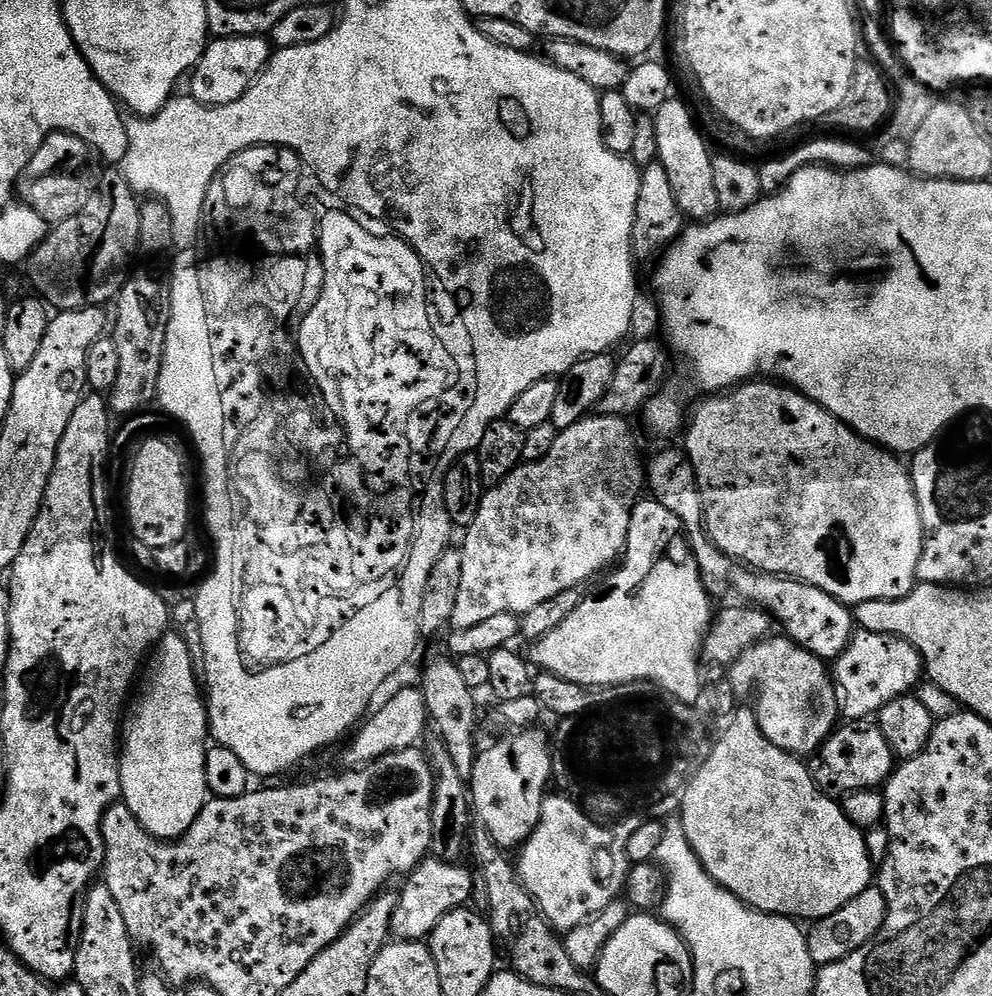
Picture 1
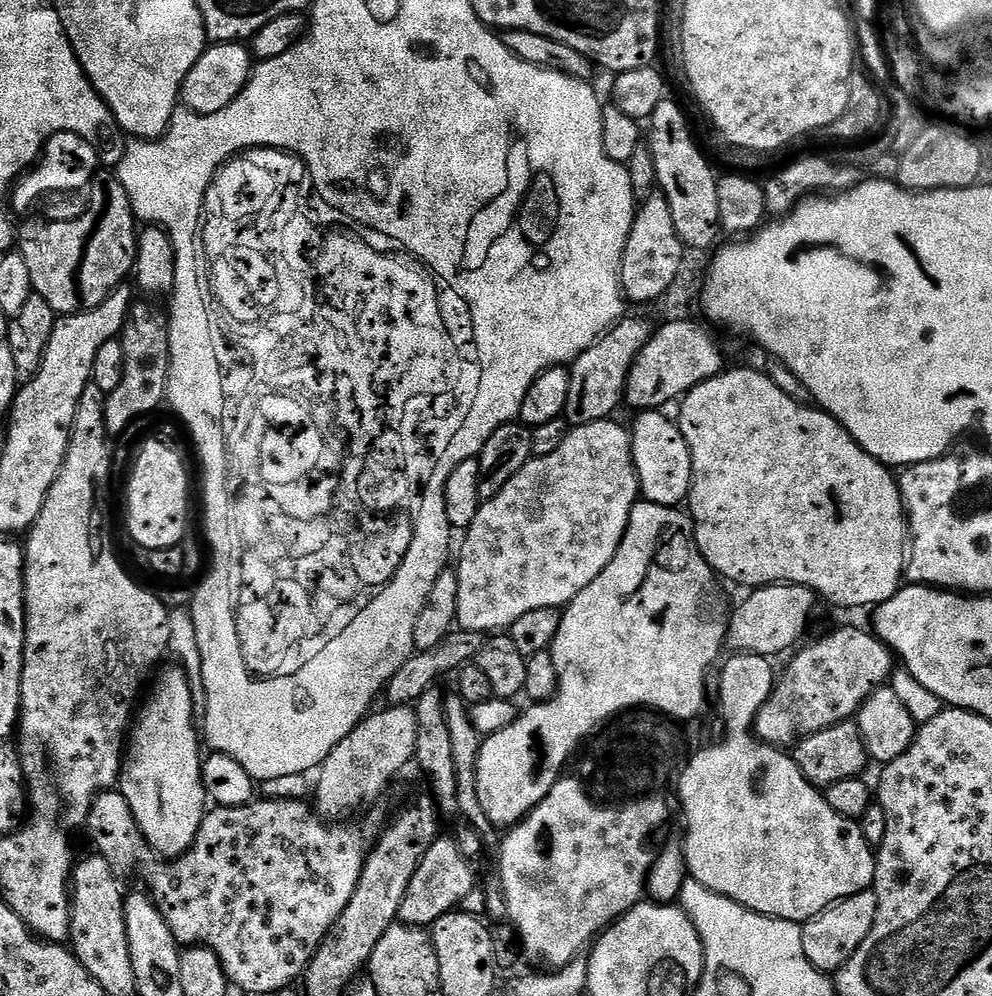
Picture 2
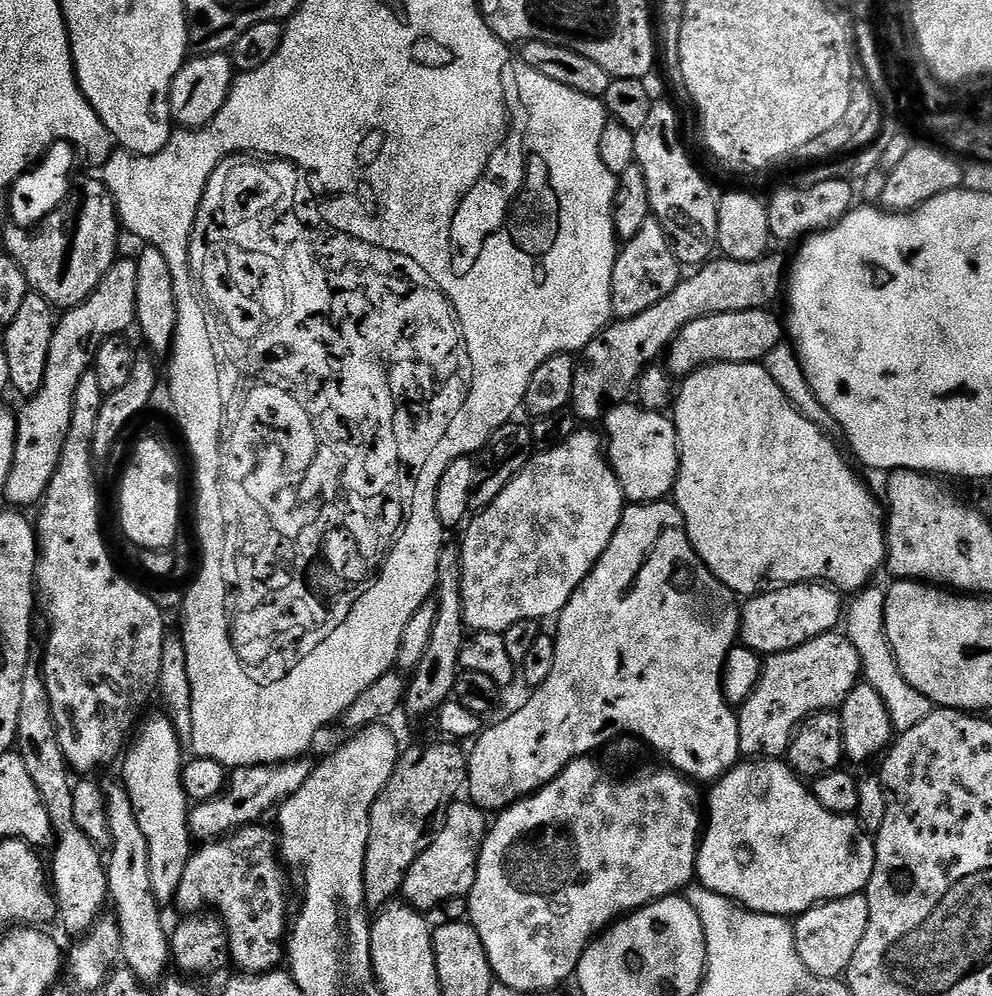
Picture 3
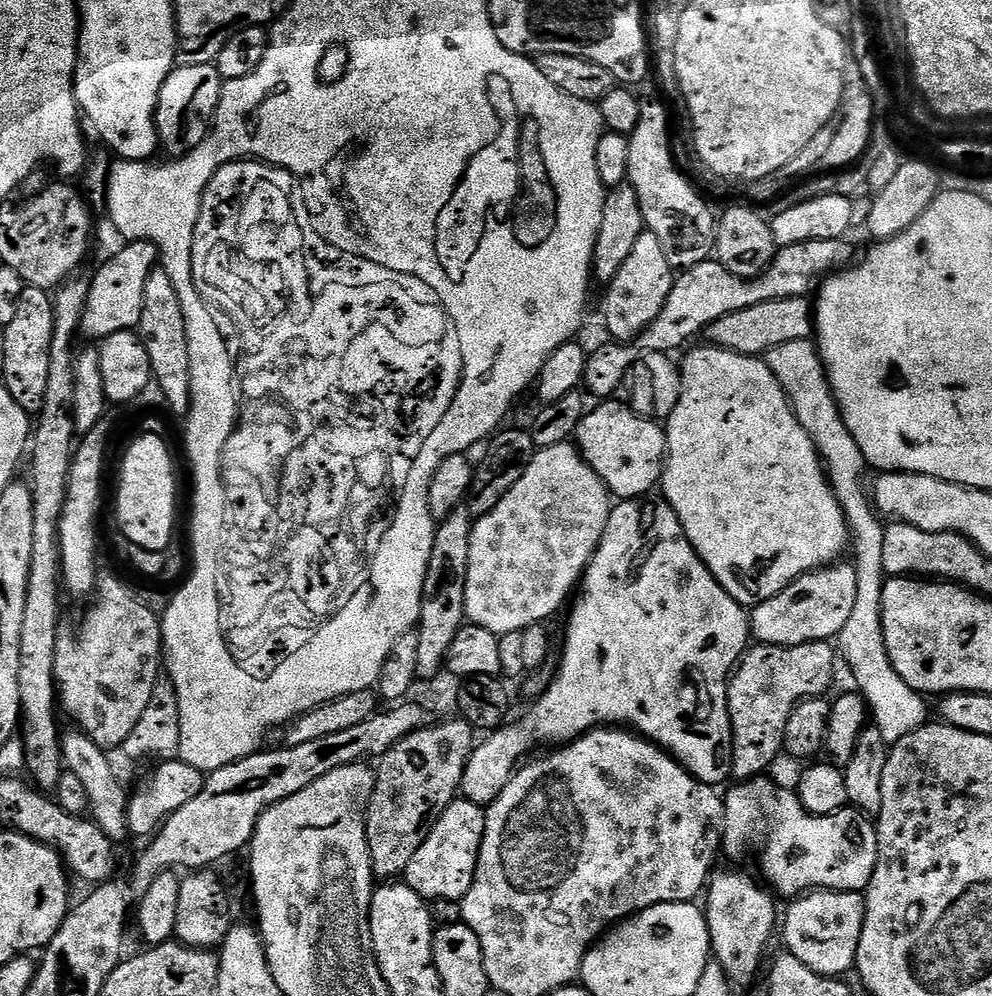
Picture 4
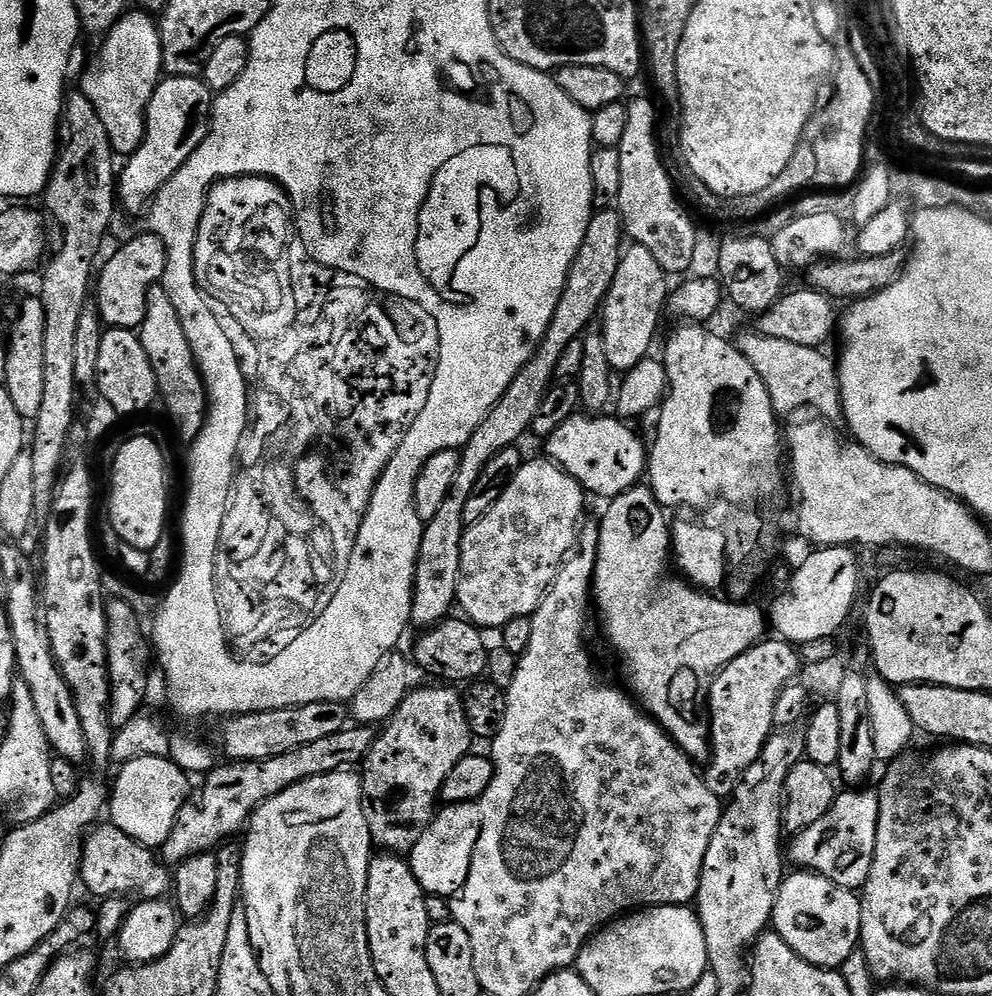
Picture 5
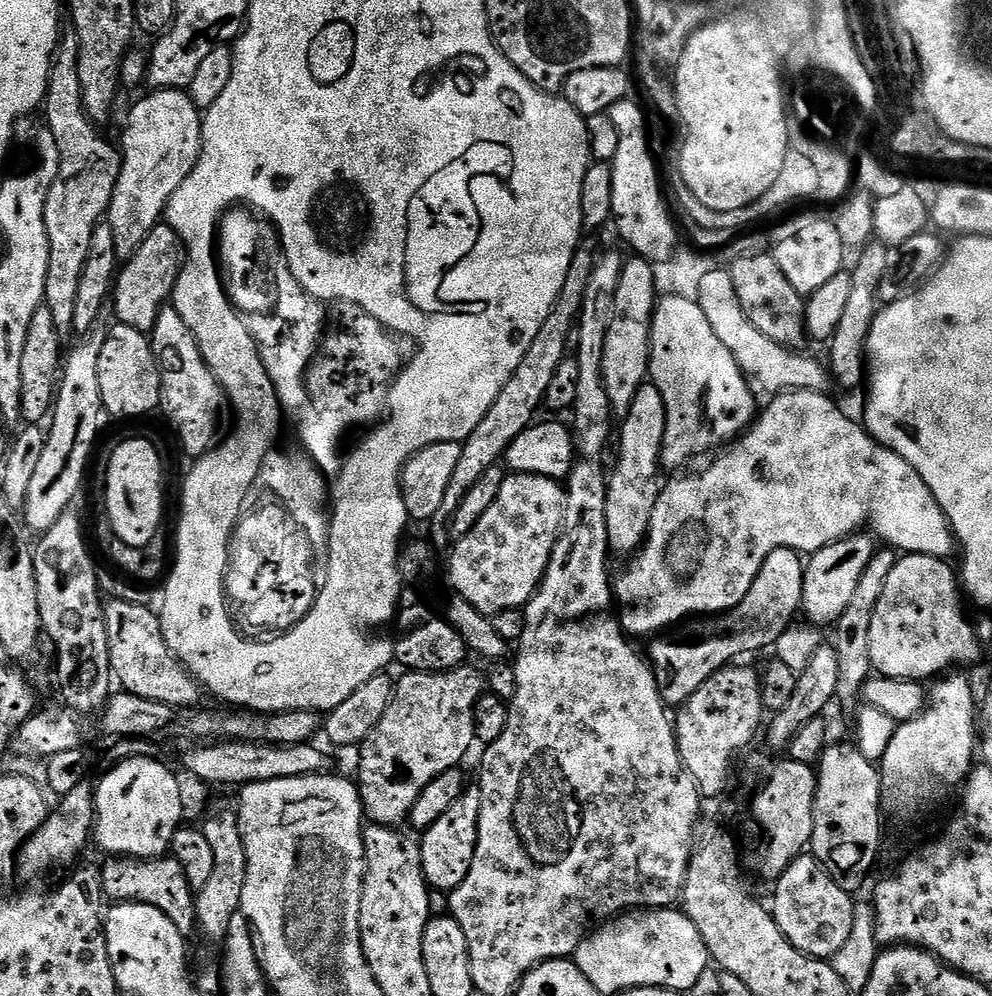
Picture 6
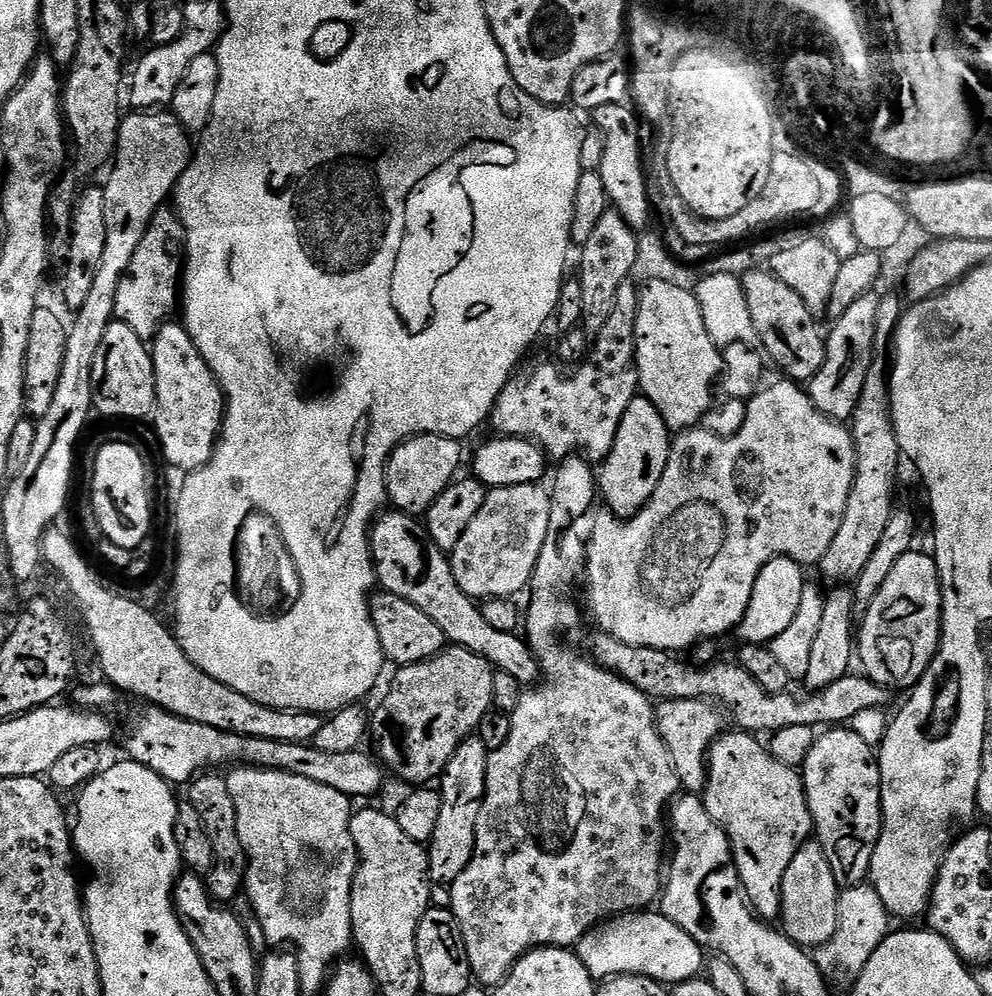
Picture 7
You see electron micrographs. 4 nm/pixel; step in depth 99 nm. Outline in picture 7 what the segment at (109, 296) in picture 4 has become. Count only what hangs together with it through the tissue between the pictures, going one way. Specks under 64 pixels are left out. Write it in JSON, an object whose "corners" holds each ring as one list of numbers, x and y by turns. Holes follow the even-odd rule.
{"corners":[[171,207,159,208,150,218,134,258,124,277,118,282,118,298,114,302,115,319,121,324,130,326,138,338,151,341,156,331,169,319,172,311,177,311,178,301,182,296,182,273,186,263,186,230,180,221,179,212]]}

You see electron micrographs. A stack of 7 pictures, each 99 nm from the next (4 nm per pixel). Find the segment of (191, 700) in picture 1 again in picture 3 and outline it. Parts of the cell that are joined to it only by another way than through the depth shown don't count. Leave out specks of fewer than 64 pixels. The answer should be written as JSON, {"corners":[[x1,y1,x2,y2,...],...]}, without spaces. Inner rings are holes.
{"corners":[[159,714,146,720,143,721,144,729,143,724,139,729,140,737,139,732,135,737,136,745,134,740,123,757,125,760,122,783,130,794,130,802,134,802,138,826,142,826,142,834,146,834,152,893,162,906,168,906,176,899,182,874,186,874,188,860,194,851,192,831,188,829,188,796,192,802,213,800,228,783,229,773,224,765,199,758,192,758,184,768,186,752,181,747,179,734,168,717]]}

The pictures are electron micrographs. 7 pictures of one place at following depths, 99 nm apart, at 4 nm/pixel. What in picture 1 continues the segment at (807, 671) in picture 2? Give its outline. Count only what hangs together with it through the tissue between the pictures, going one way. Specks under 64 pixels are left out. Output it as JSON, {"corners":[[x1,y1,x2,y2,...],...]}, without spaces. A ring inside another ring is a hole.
{"corners":[[856,630,848,648,834,662,834,679,845,721,868,720,894,698,909,695,925,675,918,650,900,636]]}

